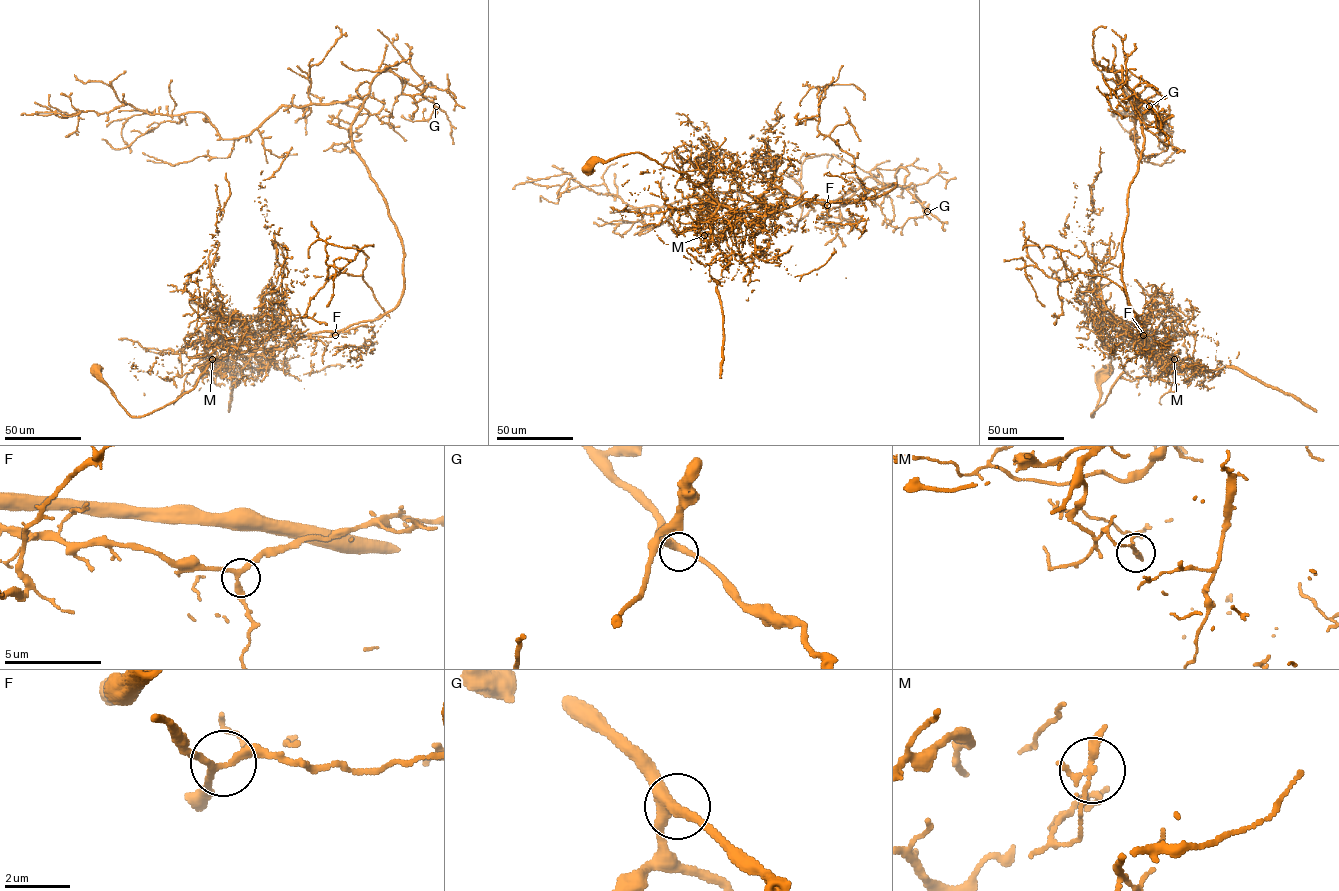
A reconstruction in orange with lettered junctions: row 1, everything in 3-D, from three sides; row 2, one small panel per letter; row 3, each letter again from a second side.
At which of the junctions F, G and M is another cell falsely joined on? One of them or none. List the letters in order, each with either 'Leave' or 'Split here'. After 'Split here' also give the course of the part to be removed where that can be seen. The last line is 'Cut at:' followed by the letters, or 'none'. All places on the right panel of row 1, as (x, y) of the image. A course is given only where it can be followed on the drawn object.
F: Leave
G: Leave
M: Split here. Course of the part to remove: (1174, 359), (1158, 363), (1154, 336), (1122, 317), (1096, 329), (1096, 303), (1067, 278), (1100, 147)
Cut at: M

